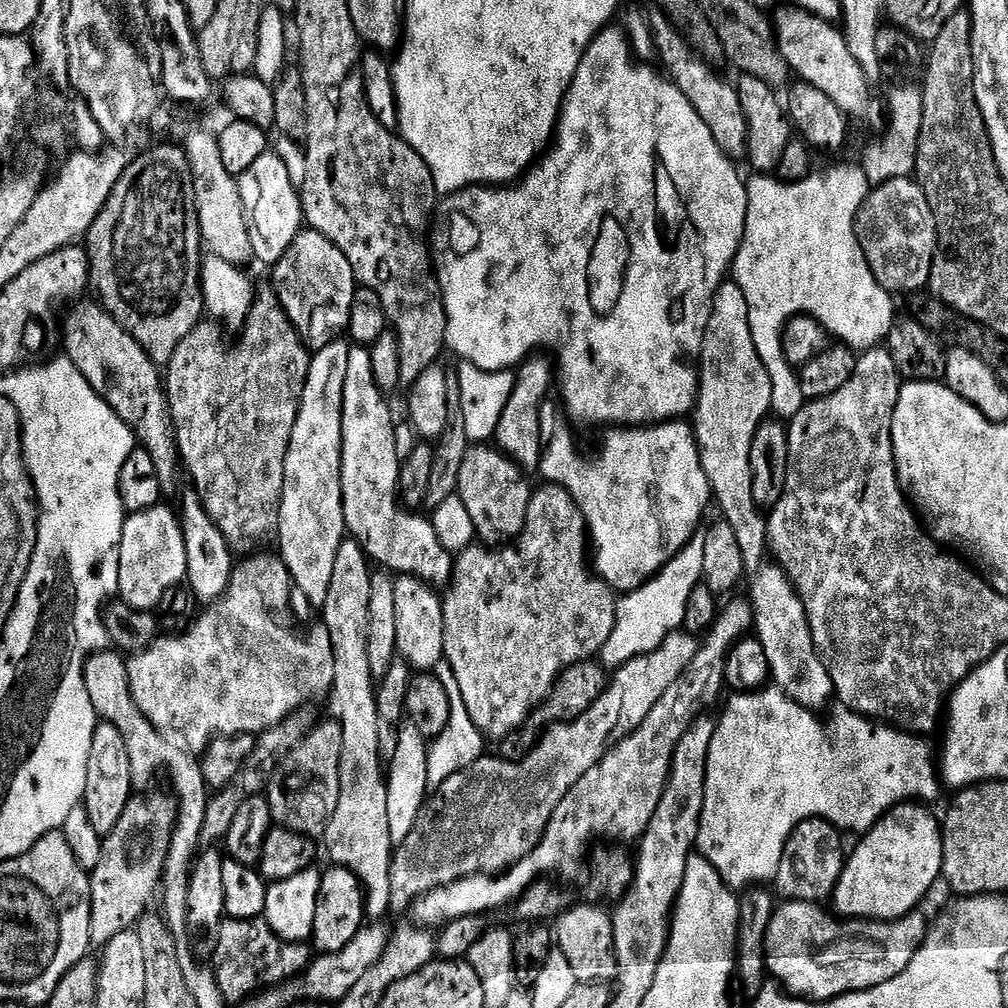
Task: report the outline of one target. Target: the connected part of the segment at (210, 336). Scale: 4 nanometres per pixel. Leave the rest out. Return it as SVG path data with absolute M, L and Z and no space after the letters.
M275 287L257 289L236 349L224 347L223 327L202 320L192 328L166 365L166 408L176 427L176 448L192 475L191 487L204 503L212 525L222 532L233 553L252 554L277 535L283 471L300 399L311 375L311 351L285 314Z

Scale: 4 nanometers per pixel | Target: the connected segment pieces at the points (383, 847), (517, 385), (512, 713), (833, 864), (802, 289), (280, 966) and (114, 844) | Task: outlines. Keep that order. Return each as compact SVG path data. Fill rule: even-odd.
M345 538L338 546L334 561L333 578L330 580L329 593L322 609L326 634L332 643L334 654L334 682L331 699L336 699L338 719L342 726L341 790L334 814L322 833L322 848L328 851L333 865L348 868L360 880L366 897L366 916L369 921L380 920L390 912L392 891L390 890L390 866L394 855L394 845L390 836L387 818L387 779L382 767L378 750L378 710L376 709L376 691L374 677L368 658L368 615L370 614L370 582L373 569L357 540Z
M539 356L529 357L519 365L515 373L515 382L509 400L502 410L494 435L495 447L515 464L520 465L525 473L535 473L540 466L539 410L549 395L549 388L554 384L554 366Z
M545 483L544 488L536 488L528 503L528 513L524 530L515 540L503 546L485 546L483 543L473 543L471 548L459 553L452 565L452 583L447 585L443 593L444 605L444 659L453 668L454 676L462 690L462 699L473 719L474 726L483 733L489 741L504 740L511 732L516 732L528 720L532 711L539 709L552 694L556 680L567 668L574 664L583 664L585 660L593 659L604 647L616 625L616 601L613 589L609 588L590 567L590 537L588 526L574 498L558 484Z
M823 818L814 820L804 820L792 831L791 838L784 844L784 853L782 854L782 862L776 871L776 879L774 881L774 892L777 897L789 900L811 900L813 902L824 902L831 897L832 892L836 888L836 883L840 877L840 871L846 863L846 848L840 845L841 833L835 824L829 824Z
M836 164L825 172L818 172L804 180L791 182L772 174L756 174L746 184L748 209L744 219L744 237L736 250L736 259L730 265L730 276L736 279L748 303L746 326L756 352L768 366L781 363L784 328L793 316L813 316L825 333L832 335L833 332L841 345L853 350L875 349L887 337L888 329L894 323L893 297L874 278L873 265L864 256L856 237L856 215L870 191L862 164Z
M224 918L219 924L216 953L213 954L210 964L215 971L220 993L229 1005L243 1005L245 1000L299 977L310 963L307 943L283 940L263 918Z
M157 790L147 791L144 795L134 794L127 802L116 826L103 837L101 856L98 864L89 873L91 882L91 945L103 948L120 932L129 931L139 920L141 914L147 911L147 904L155 890L159 889L165 858L168 856L169 842L179 815L179 803L173 795Z

